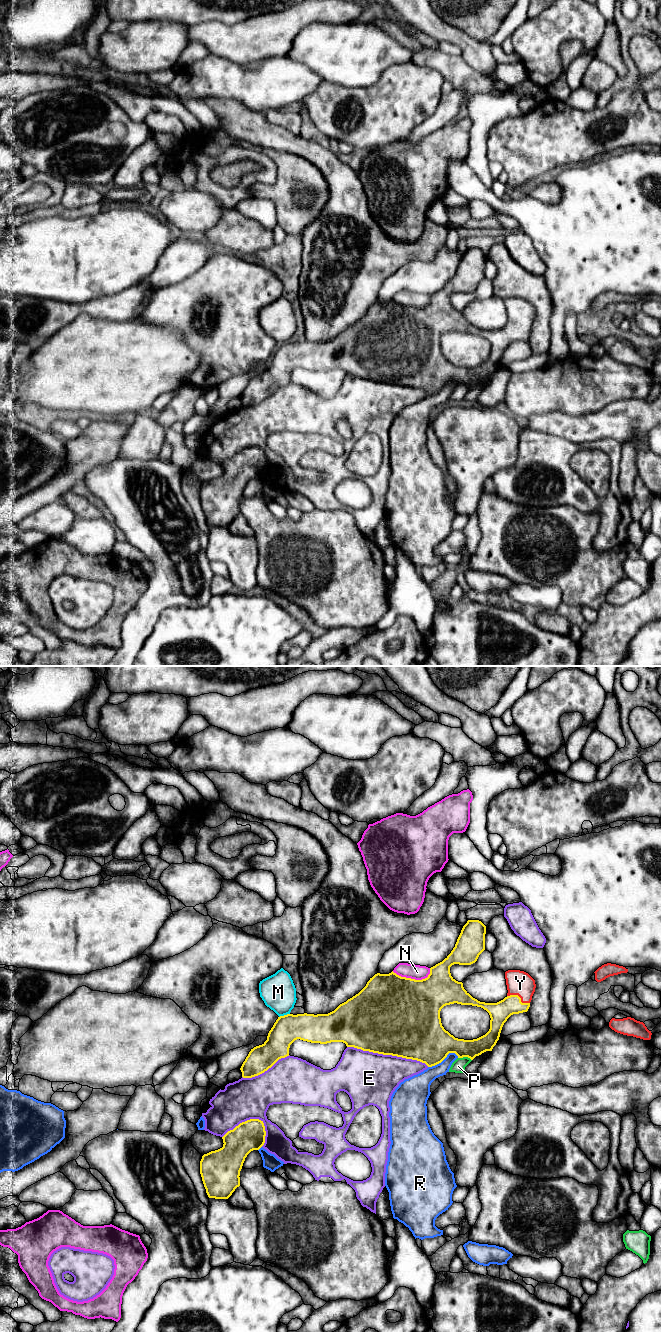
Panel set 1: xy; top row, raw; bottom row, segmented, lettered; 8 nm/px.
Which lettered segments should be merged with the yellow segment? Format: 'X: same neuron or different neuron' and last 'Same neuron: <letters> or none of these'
E: different neuron
M: different neuron
N: different neuron
P: different neuron
R: different neuron
Y: same neuron
Same neuron: Y

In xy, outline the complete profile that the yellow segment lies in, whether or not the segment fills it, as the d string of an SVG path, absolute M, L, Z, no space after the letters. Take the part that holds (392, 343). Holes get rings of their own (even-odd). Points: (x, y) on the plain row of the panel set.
M468 248L463 254L451 281L440 291L430 296L430 302L422 308L401 305L393 299L389 302L375 302L367 310L366 314L355 324L340 332L334 339L328 342L287 342L278 345L268 361L267 368L249 380L240 398L243 406L258 404L271 396L279 387L289 384L290 373L297 367L327 372L331 370L343 370L347 375L354 375L363 379L392 383L406 387L417 388L428 395L441 391L449 381L455 381L458 386L468 385L473 388L476 384L486 379L492 379L499 368L504 351L513 342L527 340L532 324L535 320L535 308L526 300L520 298L508 298L505 300L507 324L497 331L480 330L473 326L463 315L462 310L456 309L450 301L450 295L454 292L471 293L475 291L479 283L485 278L486 254L479 248ZM450 332L472 333L481 335L490 343L489 359L473 368L455 366L444 357L441 351L440 339Z

